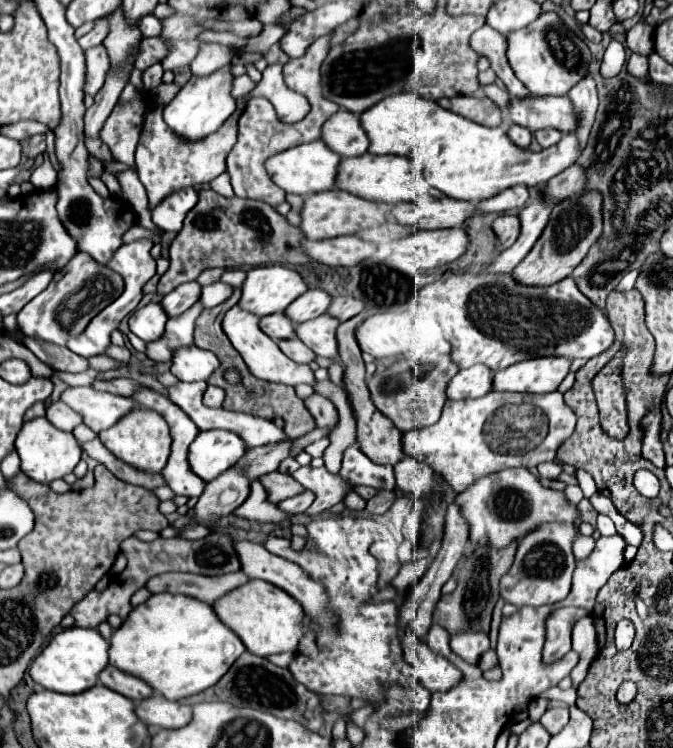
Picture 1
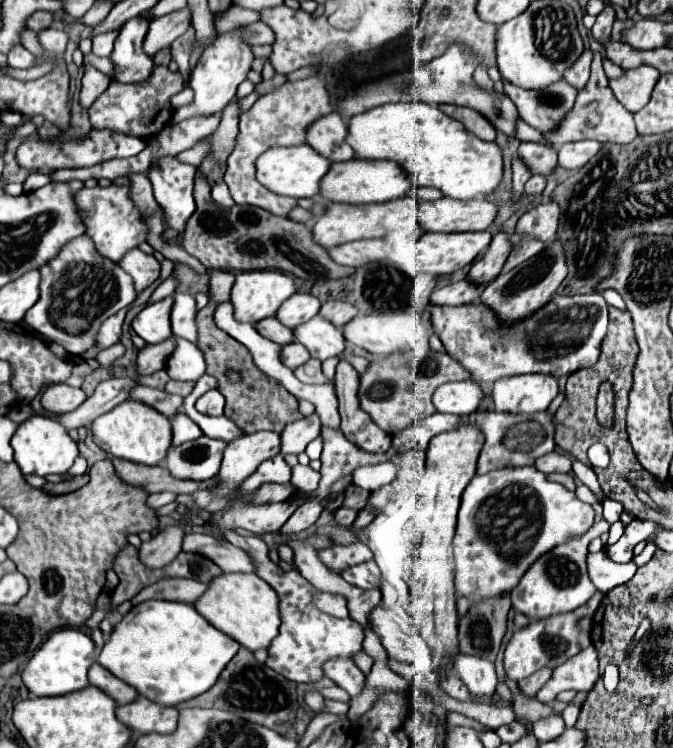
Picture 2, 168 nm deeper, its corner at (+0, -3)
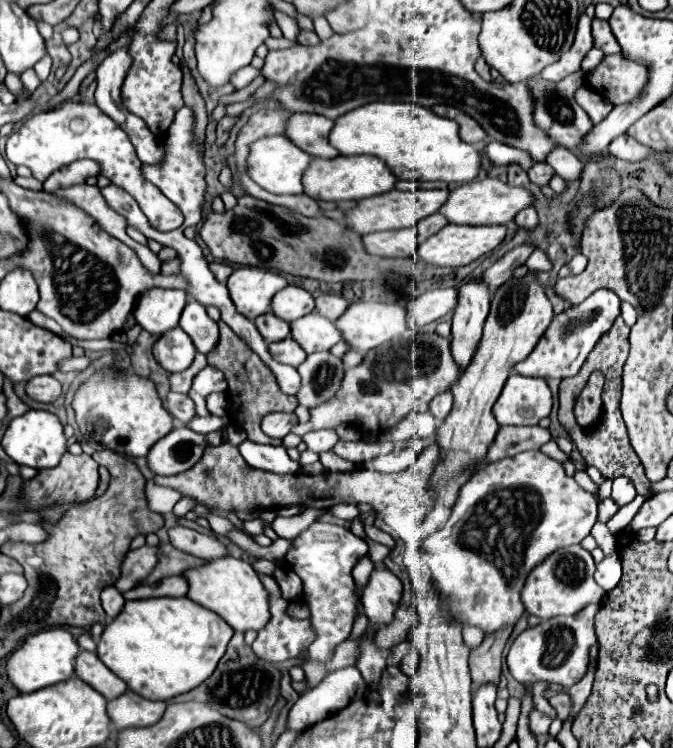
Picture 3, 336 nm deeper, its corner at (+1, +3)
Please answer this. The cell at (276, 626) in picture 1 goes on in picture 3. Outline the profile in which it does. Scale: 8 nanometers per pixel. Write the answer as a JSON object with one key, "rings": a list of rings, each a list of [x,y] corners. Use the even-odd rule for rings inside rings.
{"rings":[[[234,557],[214,559],[214,561],[204,563],[202,567],[188,569],[184,573],[184,577],[190,585],[188,599],[192,599],[198,605],[220,615],[234,631],[246,633],[250,629],[260,631],[262,627],[266,627],[266,623],[270,619],[268,591],[260,583],[260,579],[250,563],[246,563],[242,559],[234,559]]]}

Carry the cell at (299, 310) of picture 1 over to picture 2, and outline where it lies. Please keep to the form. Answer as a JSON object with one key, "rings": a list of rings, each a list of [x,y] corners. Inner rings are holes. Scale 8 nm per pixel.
{"rings":[[[293,293],[293,297],[289,297],[285,301],[285,305],[281,305],[281,309],[277,311],[277,319],[289,327],[295,329],[297,325],[309,321],[311,317],[315,317],[319,313],[319,299],[309,295],[309,293]]]}

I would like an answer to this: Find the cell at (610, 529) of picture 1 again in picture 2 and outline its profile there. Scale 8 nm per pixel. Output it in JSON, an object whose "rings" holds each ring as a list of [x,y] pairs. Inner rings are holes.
{"rings":[[[605,499],[605,501],[603,501],[603,517],[605,517],[609,523],[615,523],[621,513],[623,513],[623,503],[613,501],[613,499]]]}

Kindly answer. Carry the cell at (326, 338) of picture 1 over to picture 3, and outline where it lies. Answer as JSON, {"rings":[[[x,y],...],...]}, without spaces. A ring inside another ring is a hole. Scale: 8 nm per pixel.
{"rings":[[[312,311],[310,315],[292,321],[290,327],[292,337],[300,343],[306,353],[330,351],[330,347],[334,347],[342,339],[336,325],[330,319],[322,317],[318,311]]]}

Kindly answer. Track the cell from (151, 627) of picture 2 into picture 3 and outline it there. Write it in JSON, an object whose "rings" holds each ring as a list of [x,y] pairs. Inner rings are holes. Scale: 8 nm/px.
{"rings":[[[188,597],[138,599],[126,601],[120,615],[106,625],[96,653],[130,691],[152,701],[168,701],[196,689],[214,673],[232,635],[232,627],[222,617]]]}

